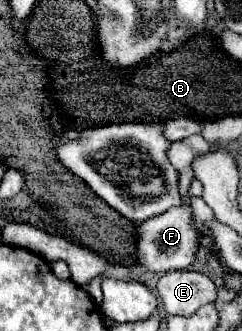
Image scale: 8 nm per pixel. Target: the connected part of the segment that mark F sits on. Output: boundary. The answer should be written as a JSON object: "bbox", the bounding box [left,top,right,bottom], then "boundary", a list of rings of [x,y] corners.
{"bbox":[137,205,199,273],"boundary":[[[185,205],[169,209],[159,217],[151,217],[137,225],[137,261],[145,265],[149,271],[169,273],[173,269],[187,269],[189,263],[195,261],[199,249],[199,233],[191,217],[191,209]]]}

